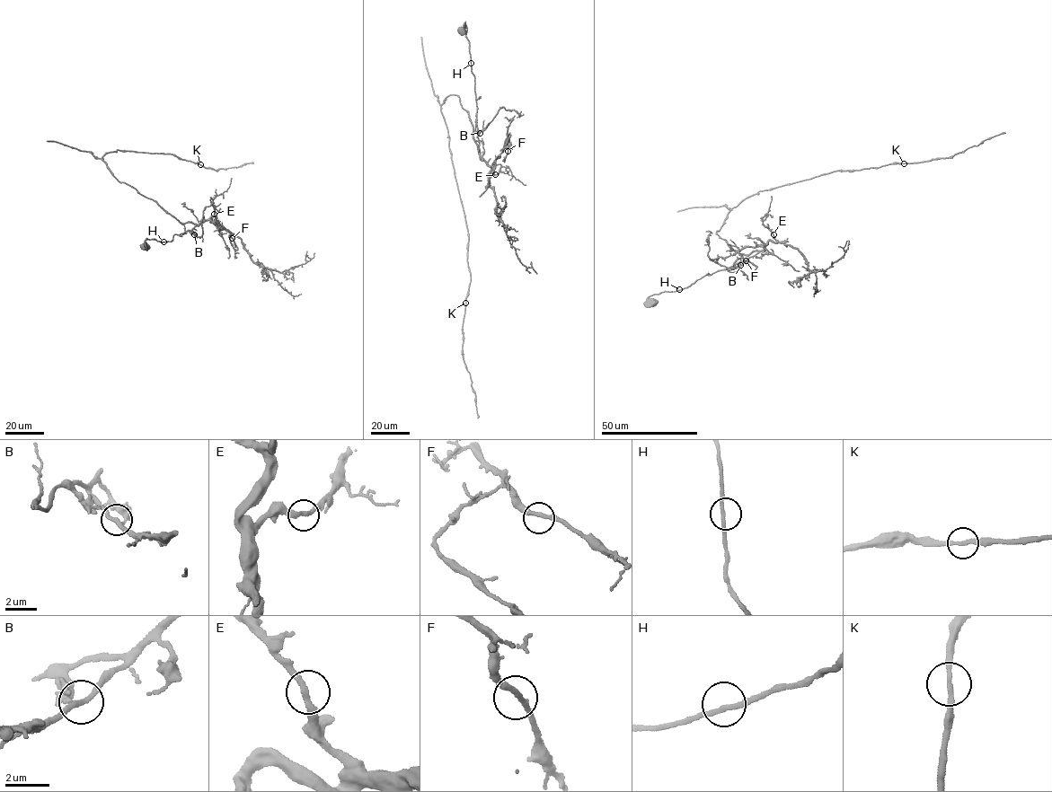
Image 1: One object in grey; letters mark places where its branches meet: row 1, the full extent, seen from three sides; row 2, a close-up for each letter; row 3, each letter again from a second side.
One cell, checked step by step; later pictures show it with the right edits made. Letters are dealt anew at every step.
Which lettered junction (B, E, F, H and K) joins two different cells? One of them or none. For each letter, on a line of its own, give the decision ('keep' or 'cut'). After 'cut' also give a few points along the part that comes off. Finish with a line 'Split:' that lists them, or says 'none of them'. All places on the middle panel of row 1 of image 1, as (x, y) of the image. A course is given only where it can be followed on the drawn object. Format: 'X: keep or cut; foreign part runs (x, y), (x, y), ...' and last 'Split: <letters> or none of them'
B: keep
E: keep
F: keep
H: keep
K: keep
Split: none of them

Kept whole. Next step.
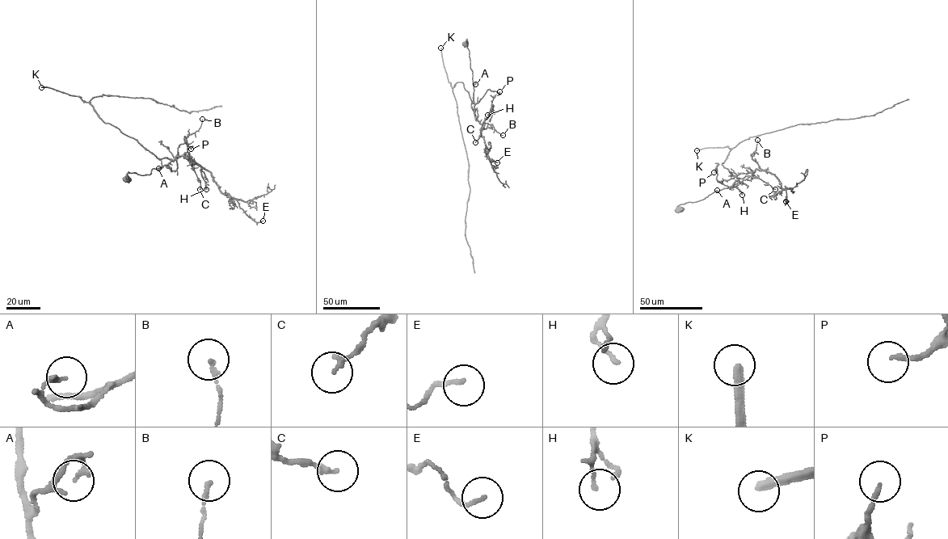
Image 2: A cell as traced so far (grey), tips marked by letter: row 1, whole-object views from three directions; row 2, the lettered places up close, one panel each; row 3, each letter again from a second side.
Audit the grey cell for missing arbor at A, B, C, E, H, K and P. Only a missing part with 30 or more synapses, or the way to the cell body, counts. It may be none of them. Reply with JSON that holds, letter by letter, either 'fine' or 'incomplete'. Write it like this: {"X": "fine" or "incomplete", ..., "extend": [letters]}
{"A": "fine", "B": "fine", "C": "fine", "E": "fine", "H": "fine", "K": "incomplete", "P": "fine", "extend": ["K"]}

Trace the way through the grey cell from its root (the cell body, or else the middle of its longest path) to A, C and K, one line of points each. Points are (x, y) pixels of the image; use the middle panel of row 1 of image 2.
A: (465, 44), (467, 41), (473, 84), (475, 84)
C: (465, 44), (467, 41), (473, 73), (475, 119), (482, 124), (484, 122), (475, 142)
K: (465, 44), (467, 41), (473, 73), (475, 116), (463, 83), (457, 82), (452, 88), (448, 82), (440, 48)

